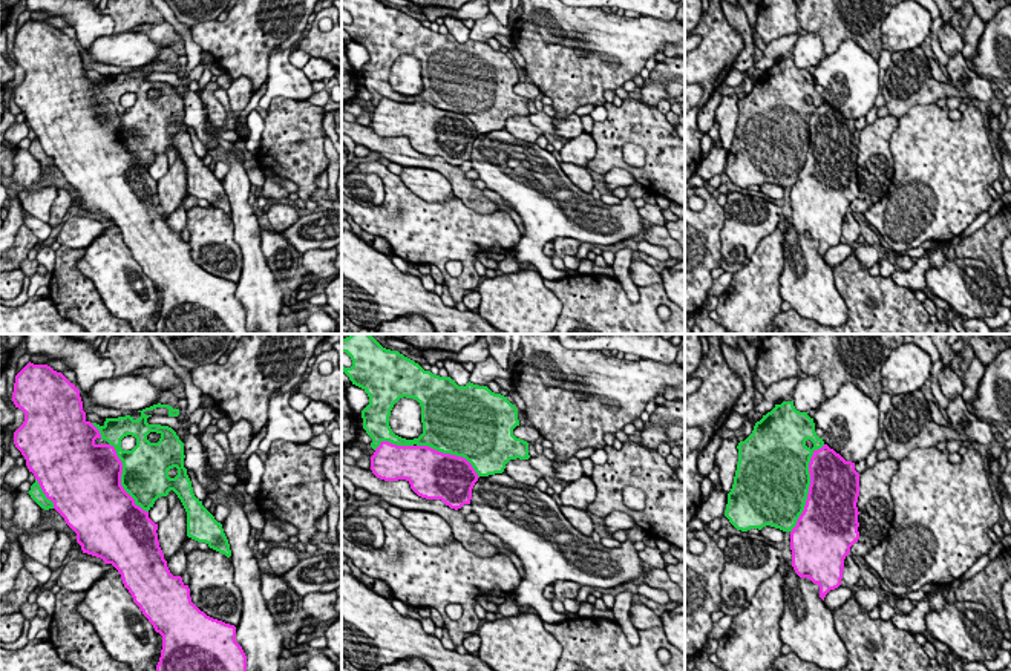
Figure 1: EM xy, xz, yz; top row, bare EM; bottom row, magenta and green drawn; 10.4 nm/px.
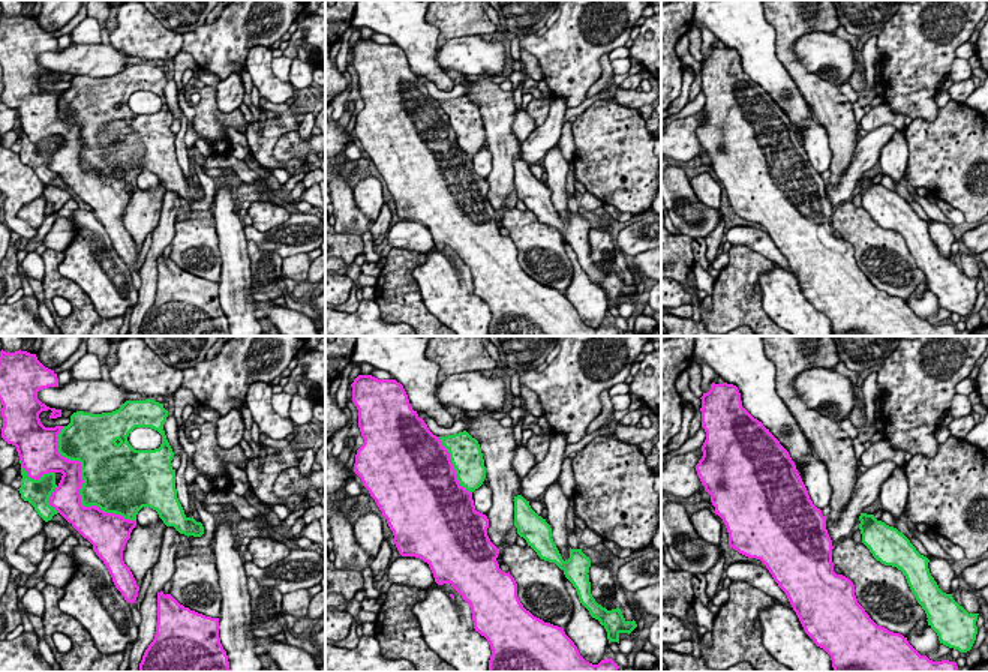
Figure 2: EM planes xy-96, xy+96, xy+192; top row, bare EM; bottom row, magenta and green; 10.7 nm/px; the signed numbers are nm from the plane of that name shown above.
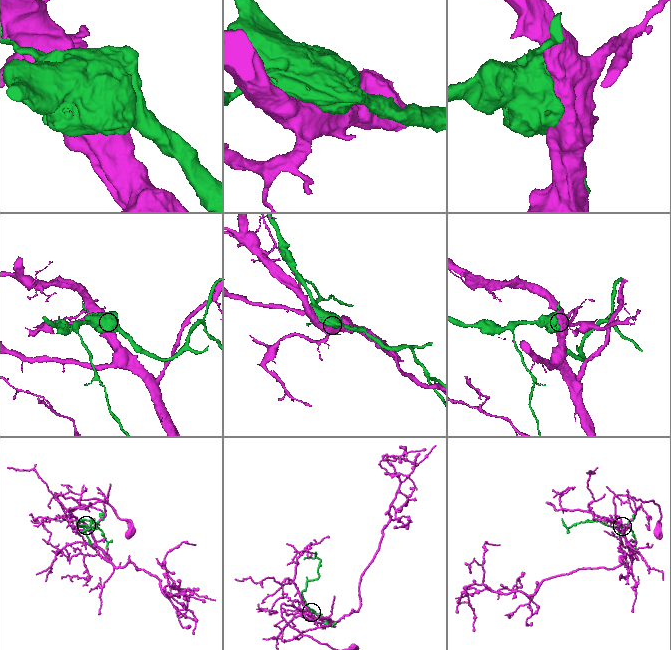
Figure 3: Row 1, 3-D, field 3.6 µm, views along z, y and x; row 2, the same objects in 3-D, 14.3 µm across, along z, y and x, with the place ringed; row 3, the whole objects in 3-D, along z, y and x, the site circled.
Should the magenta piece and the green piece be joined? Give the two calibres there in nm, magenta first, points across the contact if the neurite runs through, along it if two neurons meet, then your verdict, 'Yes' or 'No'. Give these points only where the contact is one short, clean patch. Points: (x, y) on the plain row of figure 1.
Thickness 500 nm (magenta) against 480 nm. No

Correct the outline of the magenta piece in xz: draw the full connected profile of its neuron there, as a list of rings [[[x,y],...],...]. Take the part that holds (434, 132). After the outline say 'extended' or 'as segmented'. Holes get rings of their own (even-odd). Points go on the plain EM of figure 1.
[[[381,98],[371,113],[372,130],[384,138],[406,136],[421,155],[441,156],[450,165],[470,161],[478,130],[456,112],[429,103],[397,103]]] | as segmented

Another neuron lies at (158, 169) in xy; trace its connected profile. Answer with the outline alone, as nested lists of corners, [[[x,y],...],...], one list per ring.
[[[161,153],[155,158],[155,161],[149,167],[149,175],[158,181],[161,179],[168,170],[167,155]]]

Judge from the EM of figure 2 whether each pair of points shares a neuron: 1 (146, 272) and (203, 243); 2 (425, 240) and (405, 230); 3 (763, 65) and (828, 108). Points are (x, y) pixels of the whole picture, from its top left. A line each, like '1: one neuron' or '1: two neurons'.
1: two neurons
2: one neuron
3: two neurons

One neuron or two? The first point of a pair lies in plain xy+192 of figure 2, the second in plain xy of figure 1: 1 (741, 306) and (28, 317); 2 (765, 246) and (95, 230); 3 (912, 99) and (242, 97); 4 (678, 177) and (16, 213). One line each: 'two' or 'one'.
1: two
2: one
3: two
4: one

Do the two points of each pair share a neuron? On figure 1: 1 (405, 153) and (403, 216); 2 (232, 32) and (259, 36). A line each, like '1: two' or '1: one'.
1: two
2: one

